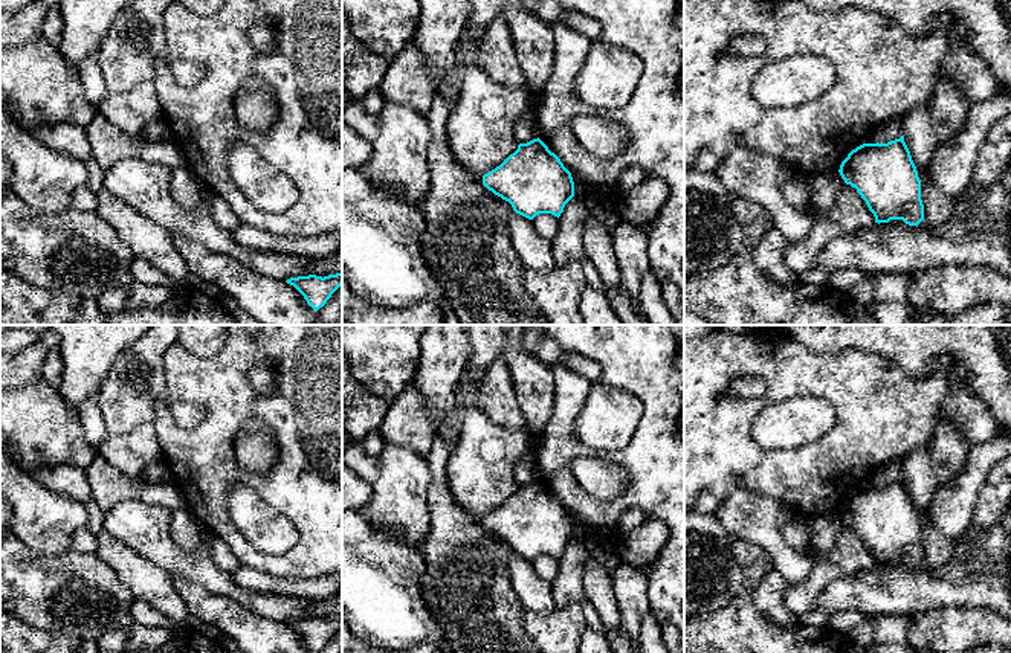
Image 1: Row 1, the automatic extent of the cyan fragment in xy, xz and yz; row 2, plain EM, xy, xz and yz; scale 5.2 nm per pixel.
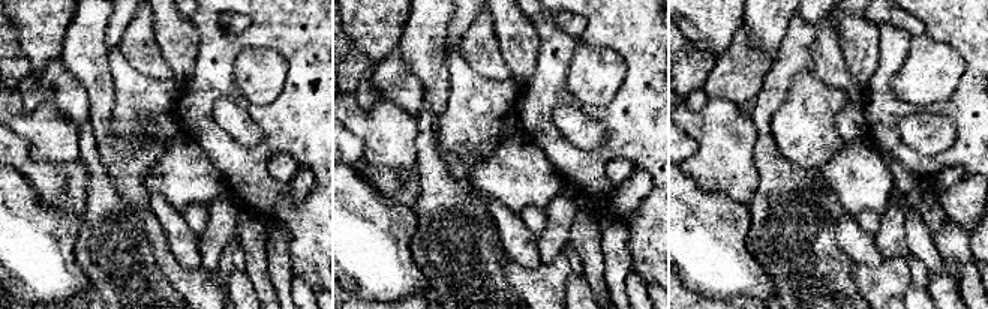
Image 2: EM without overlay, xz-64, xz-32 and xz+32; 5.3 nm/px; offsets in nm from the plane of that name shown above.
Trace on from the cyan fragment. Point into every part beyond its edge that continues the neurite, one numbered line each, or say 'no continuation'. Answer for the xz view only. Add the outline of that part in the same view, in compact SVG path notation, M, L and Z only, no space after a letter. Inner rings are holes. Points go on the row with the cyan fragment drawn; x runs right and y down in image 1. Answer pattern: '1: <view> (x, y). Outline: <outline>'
no continuation

